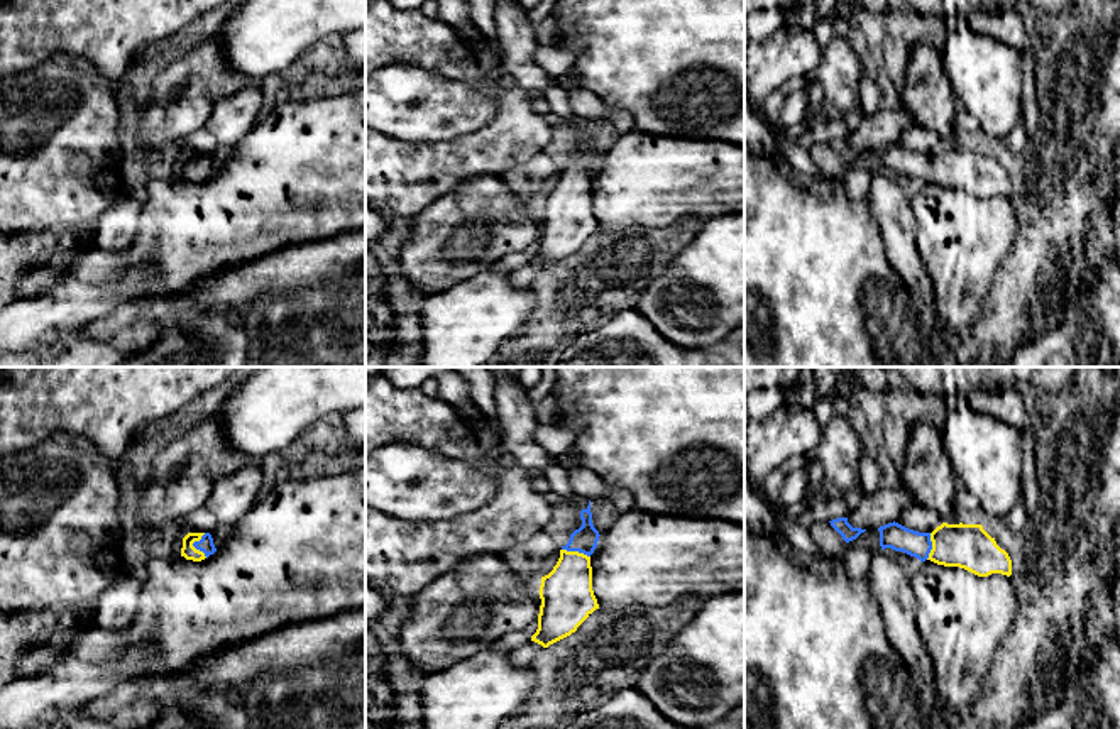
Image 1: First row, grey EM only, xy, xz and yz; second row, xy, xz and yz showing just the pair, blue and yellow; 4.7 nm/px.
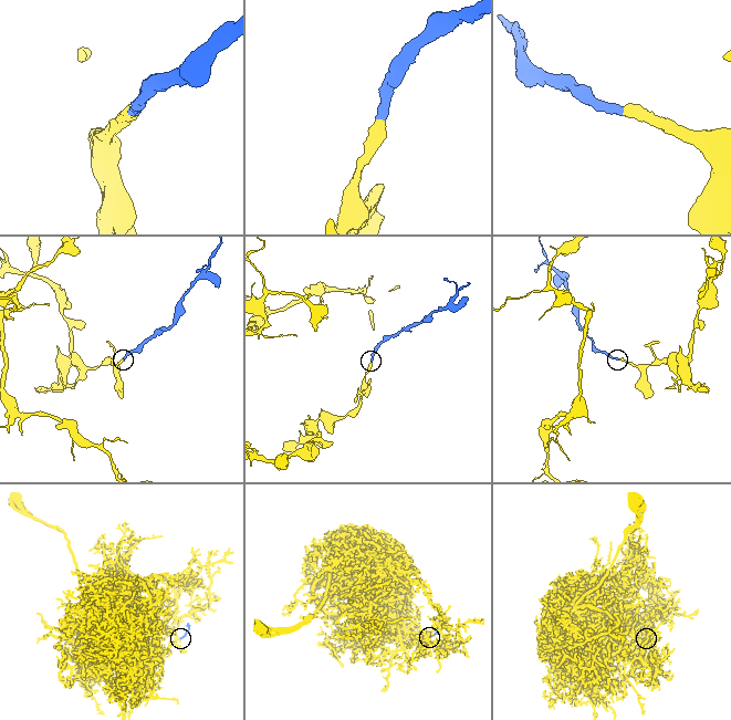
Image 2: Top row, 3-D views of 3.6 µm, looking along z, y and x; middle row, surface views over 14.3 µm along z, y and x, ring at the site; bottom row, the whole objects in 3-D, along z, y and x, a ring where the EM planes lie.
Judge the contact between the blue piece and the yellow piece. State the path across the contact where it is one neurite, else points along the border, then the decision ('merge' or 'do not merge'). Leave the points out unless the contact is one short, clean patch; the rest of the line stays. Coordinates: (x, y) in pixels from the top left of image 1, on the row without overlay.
across xy (205, 166), (193, 166), (188, 171) | merge

